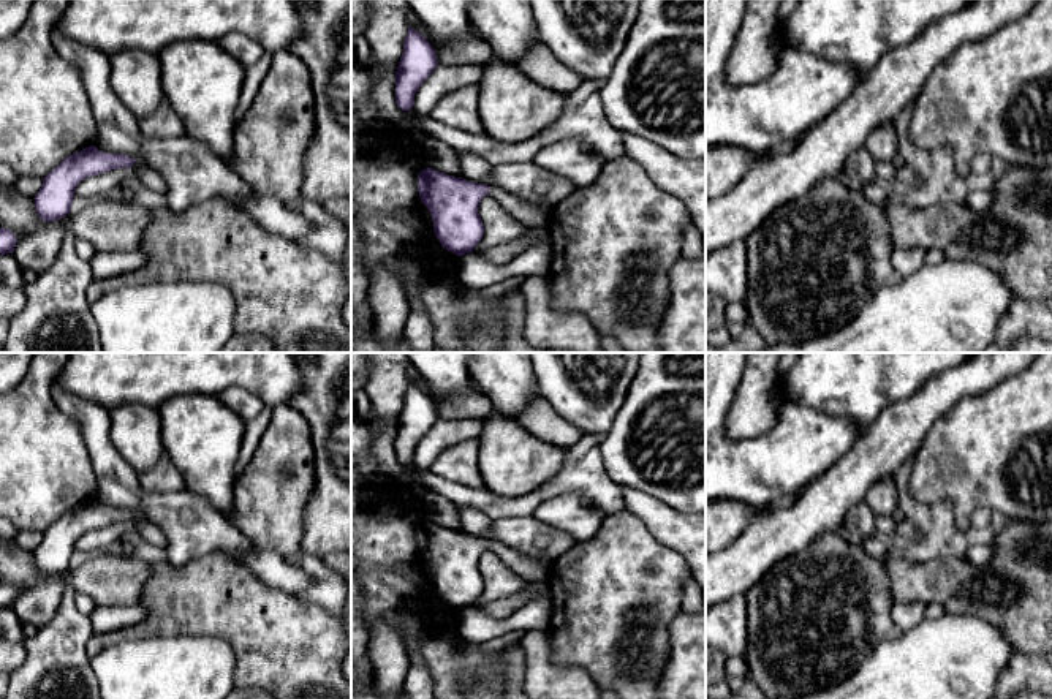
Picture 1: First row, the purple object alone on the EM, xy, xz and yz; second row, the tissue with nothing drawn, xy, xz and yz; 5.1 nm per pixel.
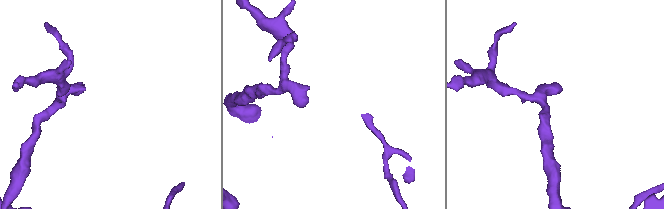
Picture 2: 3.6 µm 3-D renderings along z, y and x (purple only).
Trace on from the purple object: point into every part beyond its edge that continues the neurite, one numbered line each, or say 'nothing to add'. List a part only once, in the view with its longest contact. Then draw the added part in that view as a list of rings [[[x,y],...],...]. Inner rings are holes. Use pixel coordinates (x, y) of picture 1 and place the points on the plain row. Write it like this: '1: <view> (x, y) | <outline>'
1: xz (530, 570) | [[[492,541],[489,550],[497,554],[525,582],[547,582],[554,561],[532,558],[501,542]]]

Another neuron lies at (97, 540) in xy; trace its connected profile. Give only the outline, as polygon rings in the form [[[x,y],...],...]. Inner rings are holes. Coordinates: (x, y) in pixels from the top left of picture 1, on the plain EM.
[[[131,522],[111,523],[96,530],[85,531],[74,544],[78,554],[93,554],[109,546],[120,544],[128,539],[138,539],[138,530]]]

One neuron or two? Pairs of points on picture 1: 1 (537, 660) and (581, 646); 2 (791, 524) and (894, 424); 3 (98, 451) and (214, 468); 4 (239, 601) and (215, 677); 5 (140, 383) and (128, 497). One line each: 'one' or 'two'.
1: two
2: one
3: two
4: two
5: two

